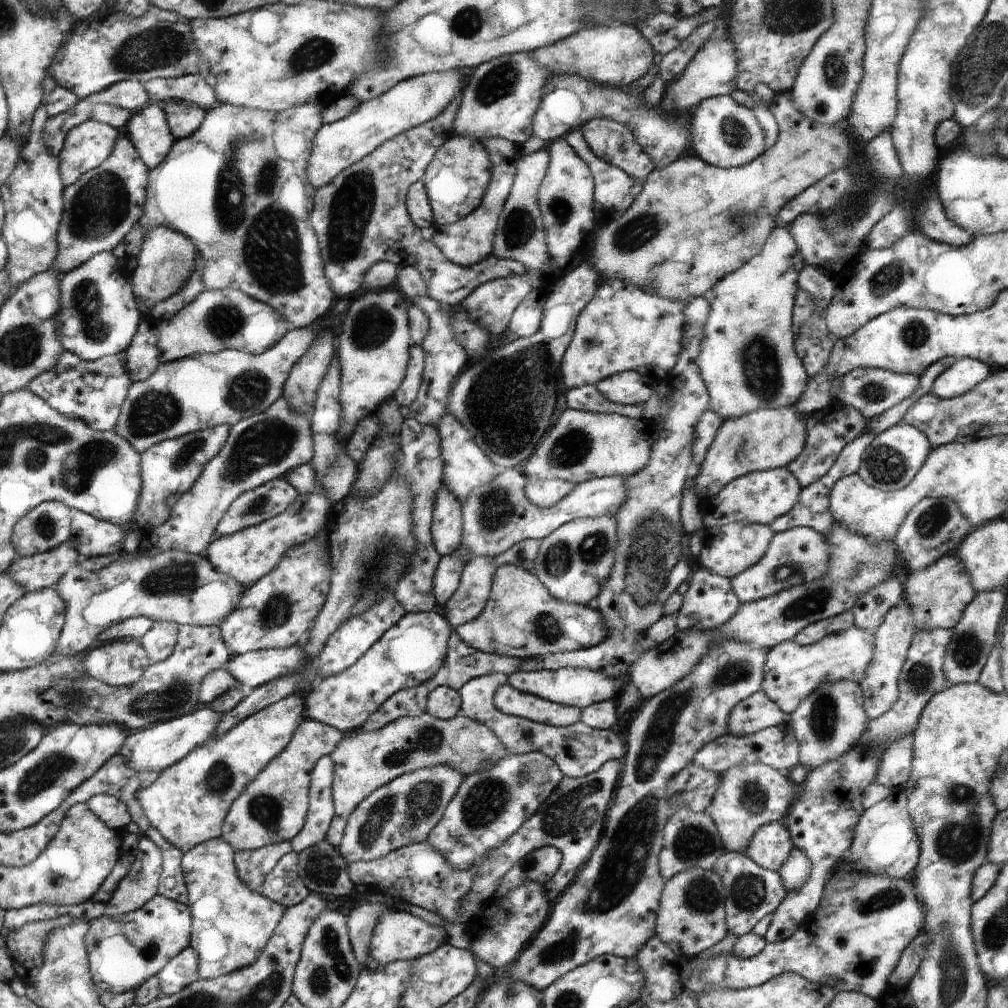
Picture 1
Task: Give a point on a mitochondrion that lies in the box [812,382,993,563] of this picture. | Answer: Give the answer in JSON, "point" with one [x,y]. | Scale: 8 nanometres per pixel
{"point":[885,465]}

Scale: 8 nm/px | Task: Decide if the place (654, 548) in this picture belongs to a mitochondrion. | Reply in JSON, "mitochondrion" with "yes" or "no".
{"mitochondrion":"yes"}

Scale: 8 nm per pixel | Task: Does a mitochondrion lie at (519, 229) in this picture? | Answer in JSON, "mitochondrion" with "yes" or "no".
{"mitochondrion":"yes"}

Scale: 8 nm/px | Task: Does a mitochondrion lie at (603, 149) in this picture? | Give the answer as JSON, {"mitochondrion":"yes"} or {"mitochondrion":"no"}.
{"mitochondrion":"no"}

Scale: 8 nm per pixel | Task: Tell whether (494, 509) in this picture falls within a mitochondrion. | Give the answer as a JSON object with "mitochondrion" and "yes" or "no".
{"mitochondrion":"yes"}

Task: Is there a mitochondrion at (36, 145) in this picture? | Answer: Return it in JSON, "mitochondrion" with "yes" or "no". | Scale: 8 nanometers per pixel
{"mitochondrion":"no"}

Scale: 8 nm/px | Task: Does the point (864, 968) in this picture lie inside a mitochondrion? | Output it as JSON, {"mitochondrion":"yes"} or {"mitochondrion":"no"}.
{"mitochondrion":"no"}

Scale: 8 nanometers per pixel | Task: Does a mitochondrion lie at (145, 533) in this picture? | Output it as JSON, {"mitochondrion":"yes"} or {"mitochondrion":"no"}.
{"mitochondrion":"no"}

